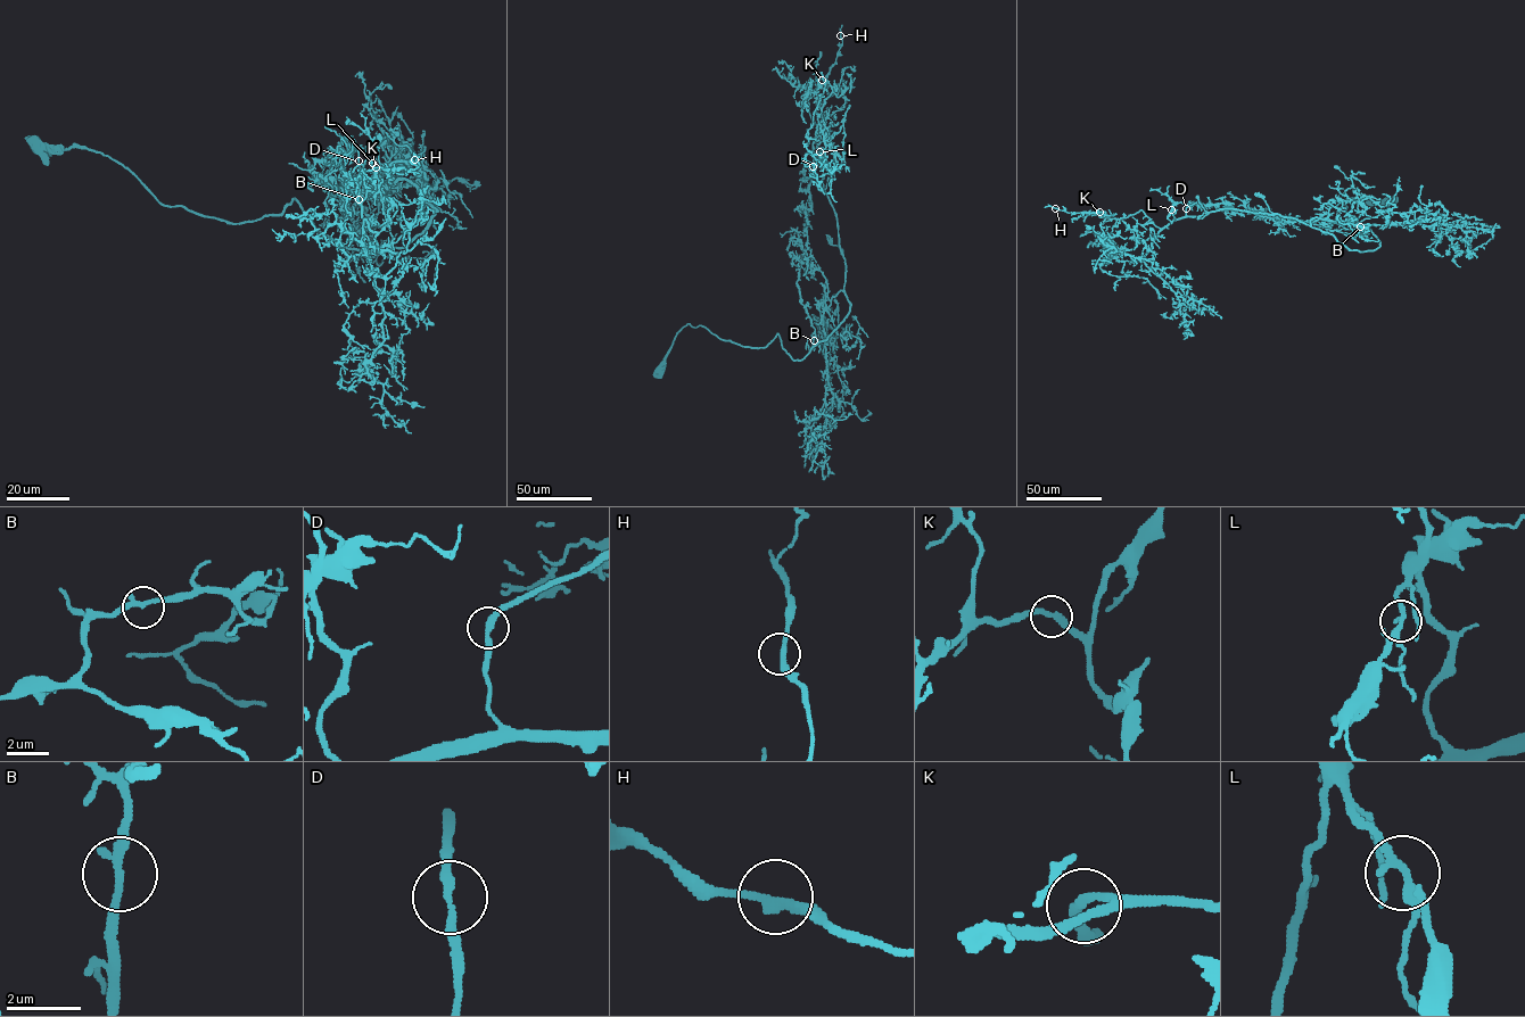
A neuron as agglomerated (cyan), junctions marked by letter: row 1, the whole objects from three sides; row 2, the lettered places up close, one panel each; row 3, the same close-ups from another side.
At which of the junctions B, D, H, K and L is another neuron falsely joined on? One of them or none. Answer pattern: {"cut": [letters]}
{"cut": []}

